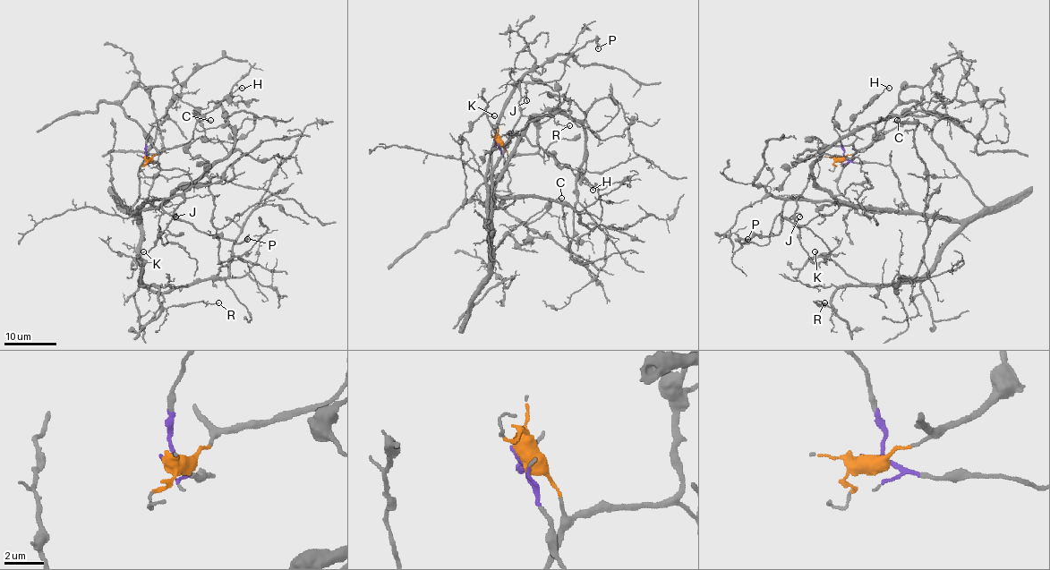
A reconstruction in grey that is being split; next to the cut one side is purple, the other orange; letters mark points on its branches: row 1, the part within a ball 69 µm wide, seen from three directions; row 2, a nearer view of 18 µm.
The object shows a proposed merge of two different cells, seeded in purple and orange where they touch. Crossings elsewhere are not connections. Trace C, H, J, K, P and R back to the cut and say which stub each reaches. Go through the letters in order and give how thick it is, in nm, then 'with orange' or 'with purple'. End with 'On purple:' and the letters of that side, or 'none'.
C: 170 nm thick; with orange
H: 110 nm thick; with orange
J: 80 nm thick; with purple
K: 120 nm thick; with purple
P: 120 nm thick; with purple
R: 100 nm thick; with purple
On purple: J, K, P, R

